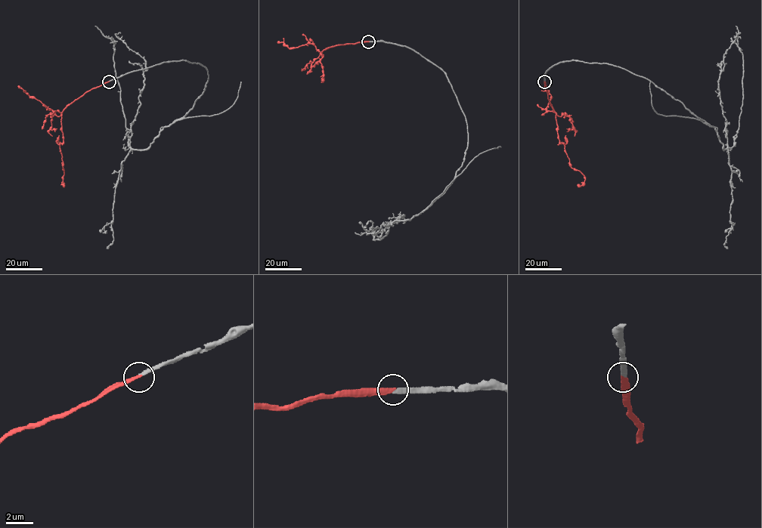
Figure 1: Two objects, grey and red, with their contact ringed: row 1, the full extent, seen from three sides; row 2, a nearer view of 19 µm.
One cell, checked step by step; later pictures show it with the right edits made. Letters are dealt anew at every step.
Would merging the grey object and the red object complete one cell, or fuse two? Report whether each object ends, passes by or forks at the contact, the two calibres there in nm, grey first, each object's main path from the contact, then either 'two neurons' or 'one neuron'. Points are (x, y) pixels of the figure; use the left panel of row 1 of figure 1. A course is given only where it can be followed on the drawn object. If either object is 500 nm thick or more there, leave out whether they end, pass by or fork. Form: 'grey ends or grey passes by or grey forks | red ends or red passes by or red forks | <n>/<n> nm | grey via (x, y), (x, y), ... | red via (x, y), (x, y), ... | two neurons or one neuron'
grey ends | red ends | 320/280 nm | grey via (109, 81), (184, 60), (205, 67), (208, 79), (182, 117), (133, 149), (145, 60), (120, 32) | red via (109, 81), (87, 91), (63, 110), (63, 142), (60, 145), (64, 174), (63, 186), (61, 184) | one neuron

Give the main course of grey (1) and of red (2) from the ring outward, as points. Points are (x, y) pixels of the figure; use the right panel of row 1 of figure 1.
1: (544, 81), (558, 63), (625, 69), (713, 126), (725, 149), (718, 80), (738, 32)
2: (544, 81), (550, 105), (556, 112), (558, 138), (564, 145), (569, 165), (584, 177), (584, 182), (580, 184)

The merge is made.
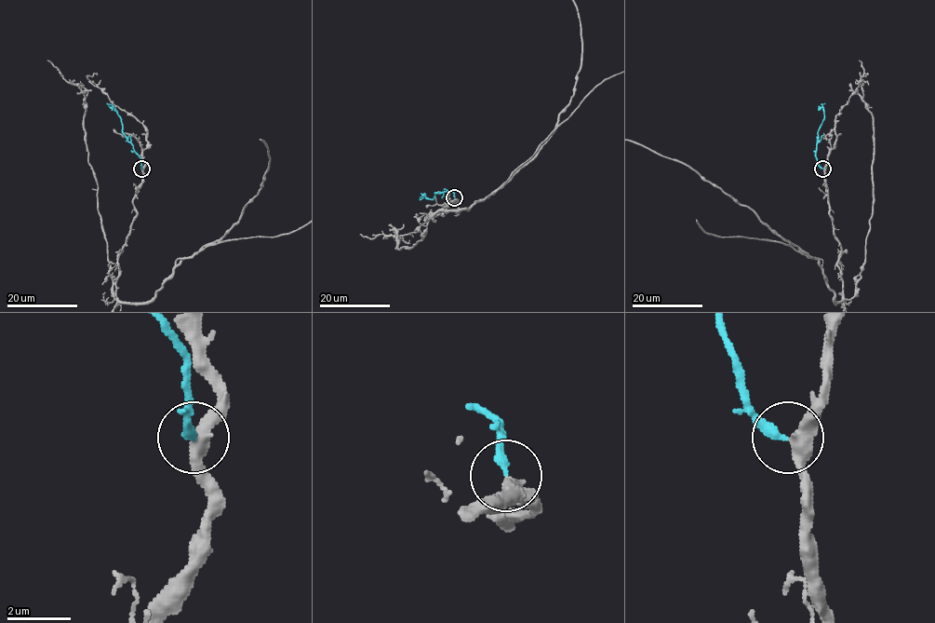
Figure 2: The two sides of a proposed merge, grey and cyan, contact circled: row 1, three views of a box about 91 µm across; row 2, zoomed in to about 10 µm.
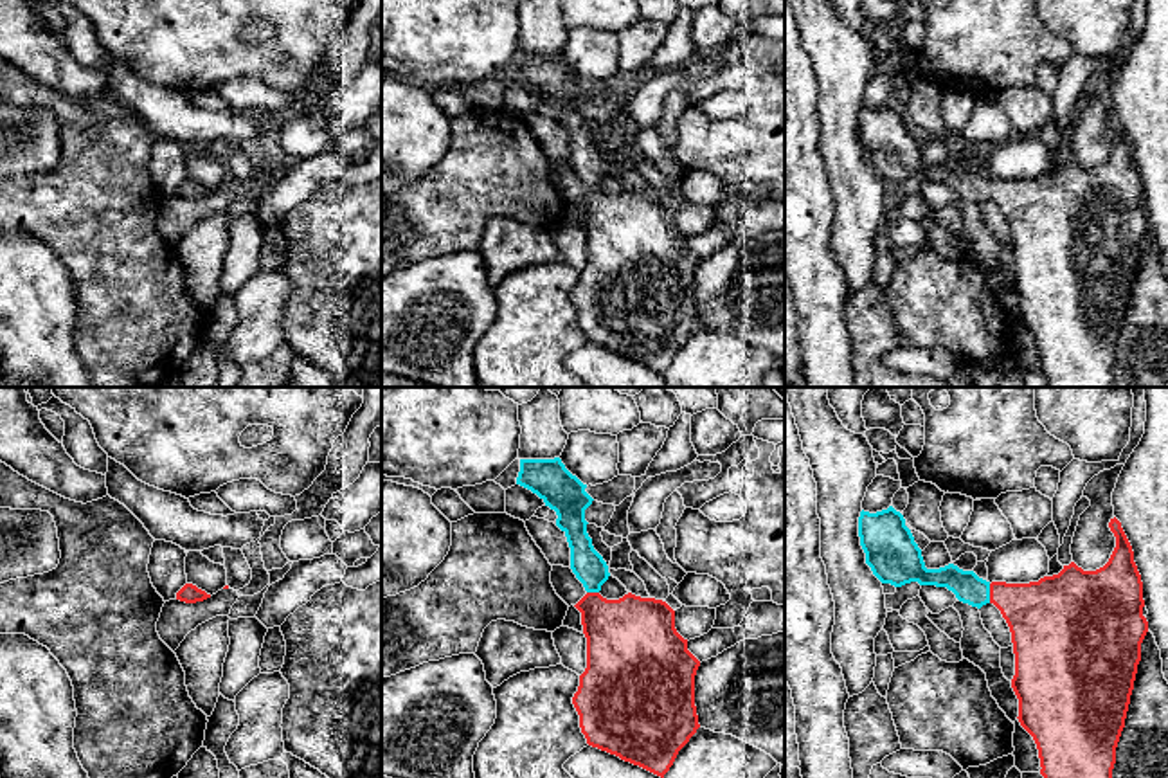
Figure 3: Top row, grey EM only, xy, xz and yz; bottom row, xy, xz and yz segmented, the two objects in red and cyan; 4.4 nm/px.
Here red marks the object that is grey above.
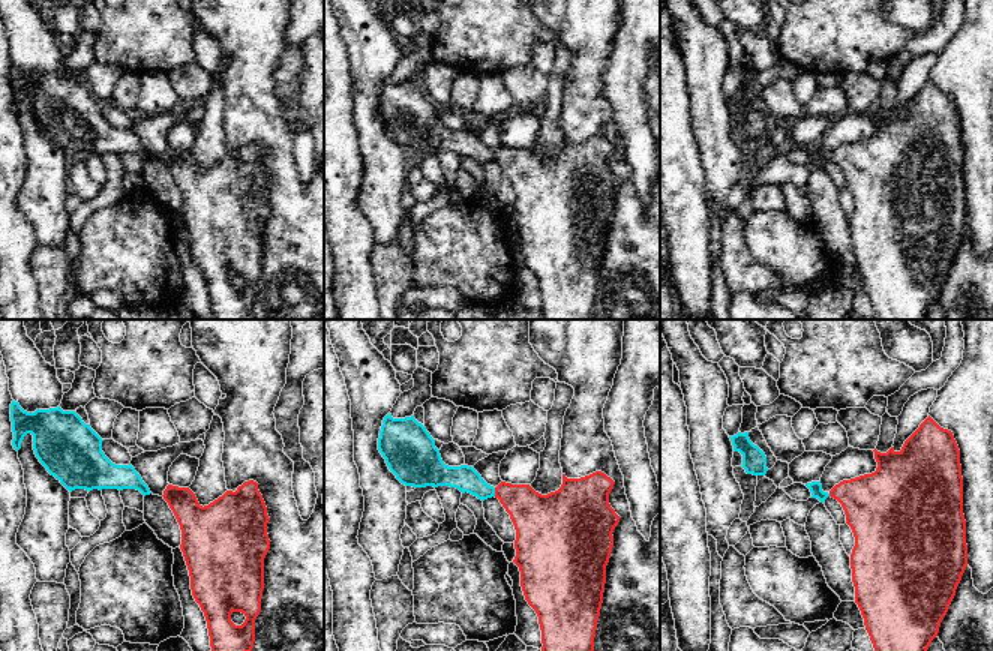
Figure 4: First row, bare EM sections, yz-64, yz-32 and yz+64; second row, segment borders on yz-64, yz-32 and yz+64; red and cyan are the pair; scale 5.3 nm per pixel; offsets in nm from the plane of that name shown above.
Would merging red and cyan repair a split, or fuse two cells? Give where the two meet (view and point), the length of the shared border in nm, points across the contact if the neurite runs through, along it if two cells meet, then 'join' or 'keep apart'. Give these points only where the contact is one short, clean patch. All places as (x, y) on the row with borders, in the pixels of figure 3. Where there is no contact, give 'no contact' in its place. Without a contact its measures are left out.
yz (990, 593) | 90 nm | across yz (1041, 615), (999, 593), (990, 593), (978, 593), (967, 586) | join

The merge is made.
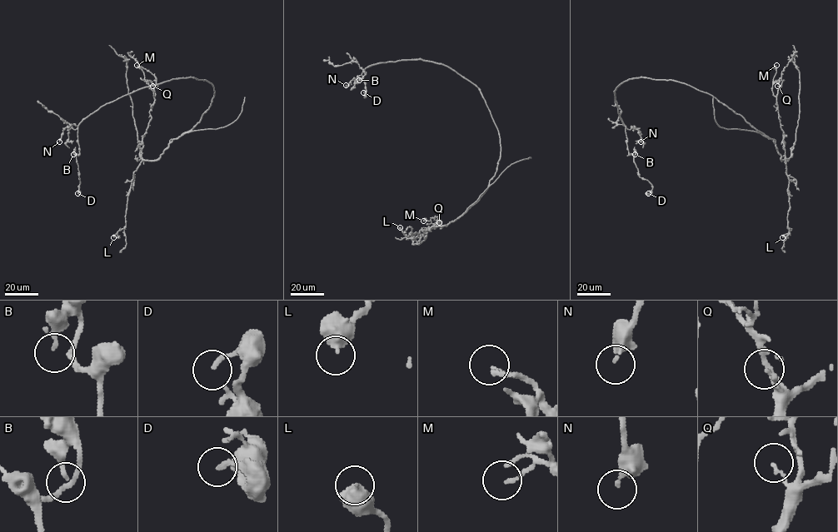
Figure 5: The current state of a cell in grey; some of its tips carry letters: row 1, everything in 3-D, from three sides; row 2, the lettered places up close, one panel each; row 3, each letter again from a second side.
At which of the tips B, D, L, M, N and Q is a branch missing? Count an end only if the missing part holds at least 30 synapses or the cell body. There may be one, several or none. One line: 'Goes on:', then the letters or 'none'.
Goes on: none

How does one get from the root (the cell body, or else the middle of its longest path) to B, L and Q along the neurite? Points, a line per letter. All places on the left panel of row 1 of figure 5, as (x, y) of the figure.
B: (213, 89), (206, 80), (173, 78), (106, 103), (79, 124), (79, 153), (73, 154)
L: (213, 89), (210, 106), (201, 120), (174, 139), (159, 157), (142, 160), (134, 171), (126, 226), (113, 237)
Q: (213, 89), (210, 106), (201, 120), (174, 139), (157, 159), (144, 160), (142, 137), (151, 118), (152, 86)

